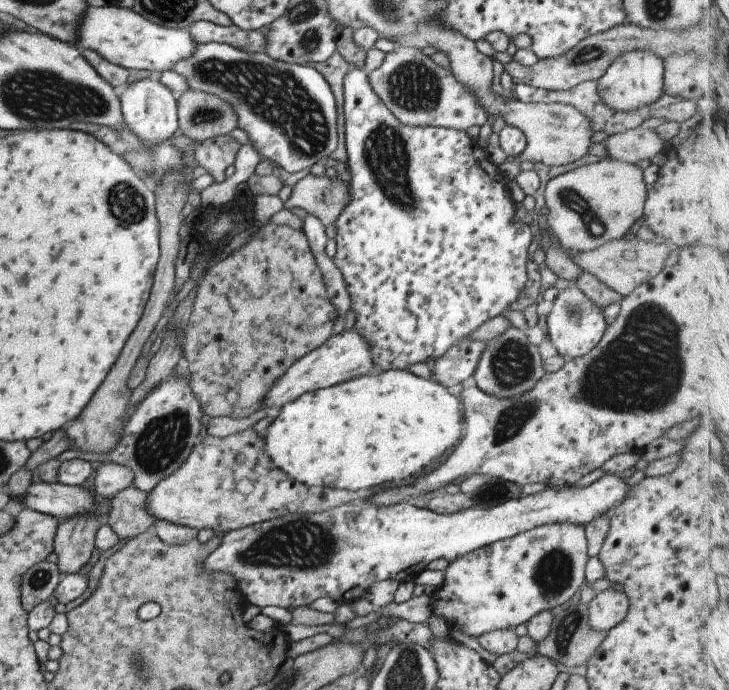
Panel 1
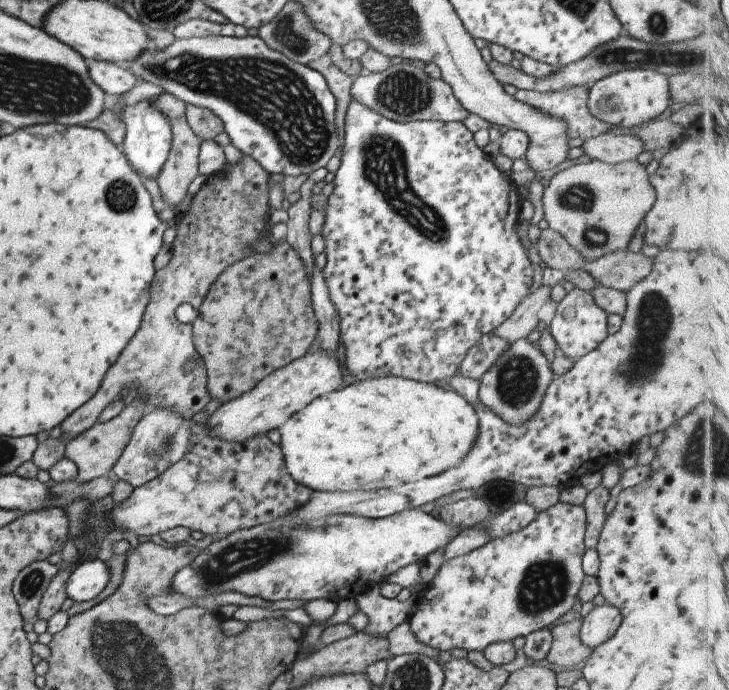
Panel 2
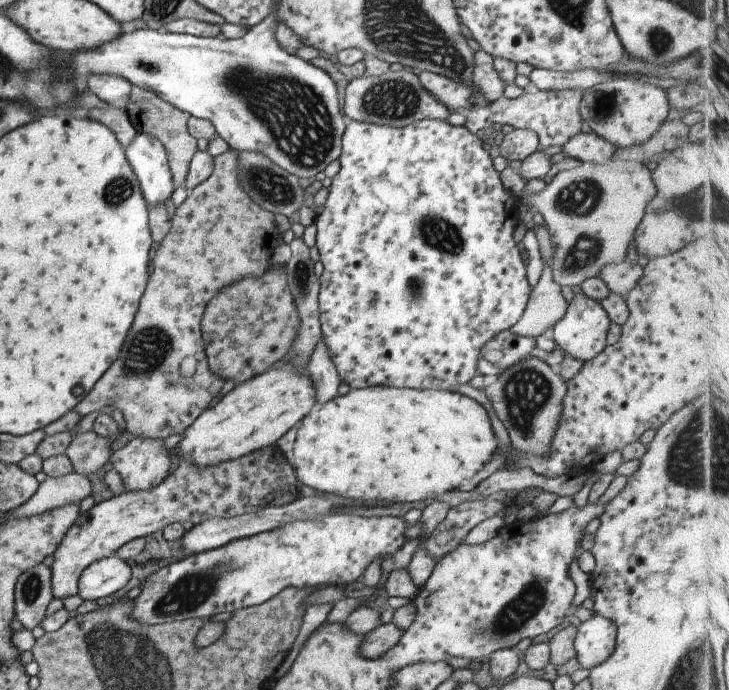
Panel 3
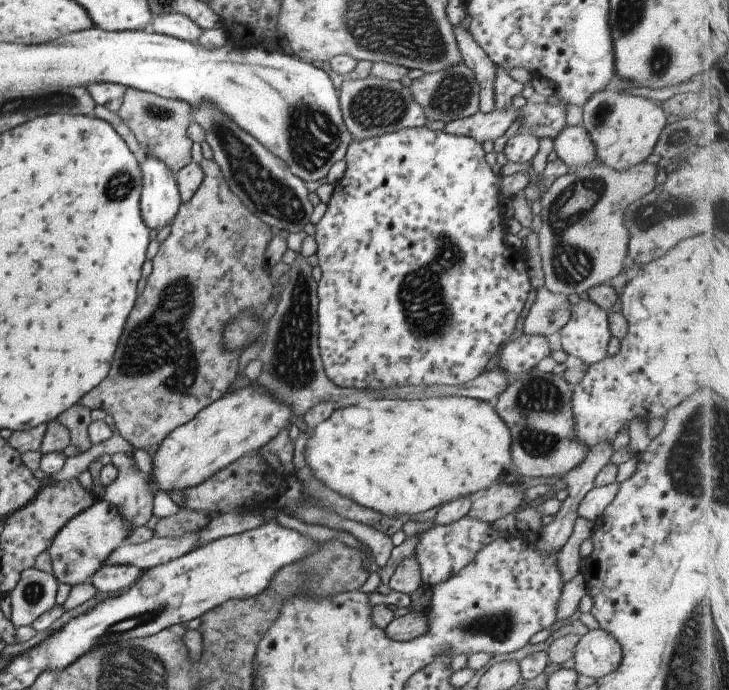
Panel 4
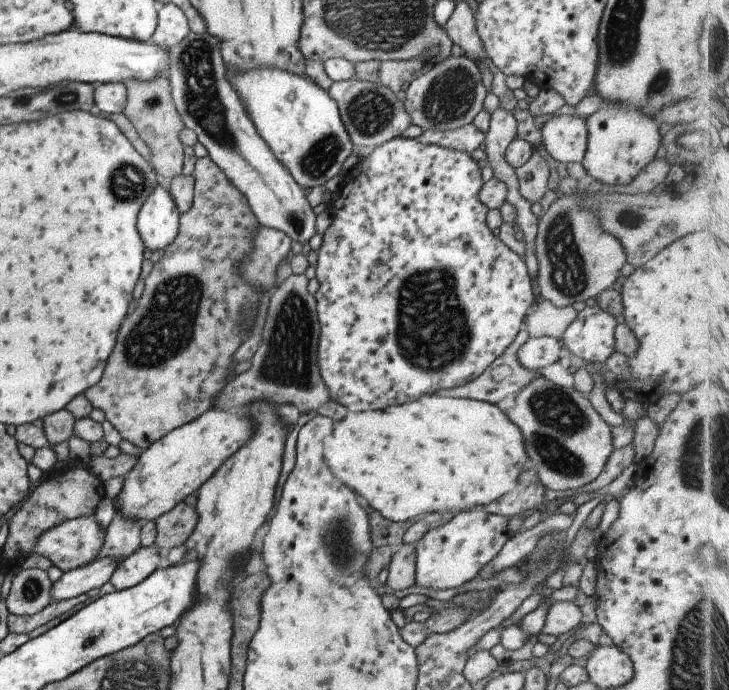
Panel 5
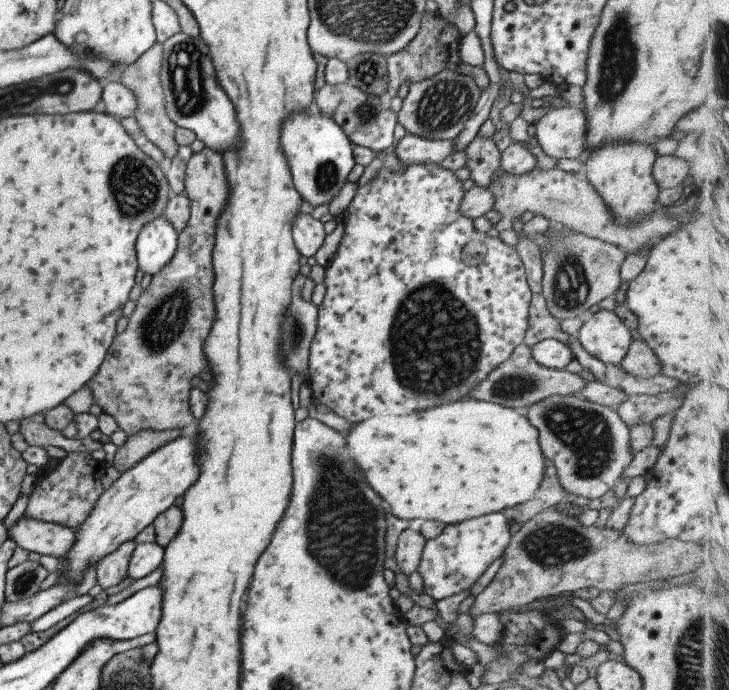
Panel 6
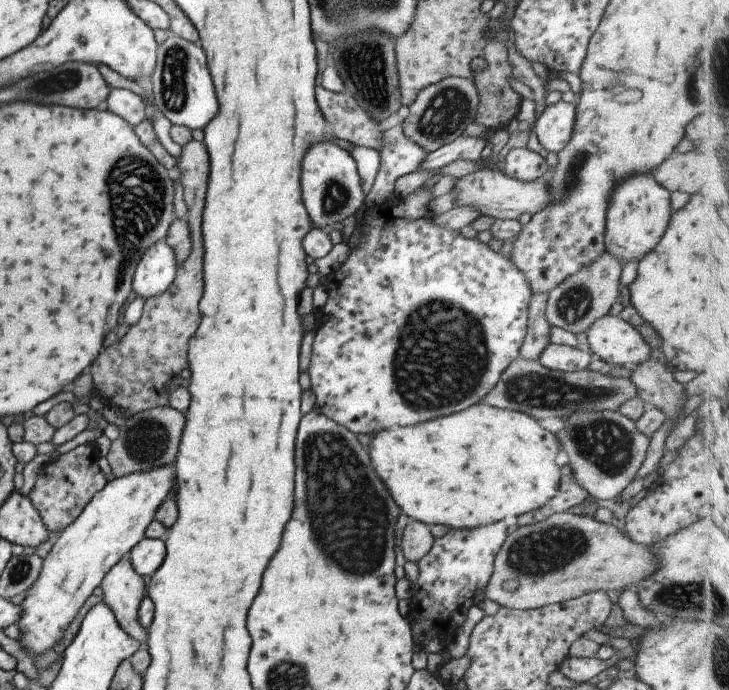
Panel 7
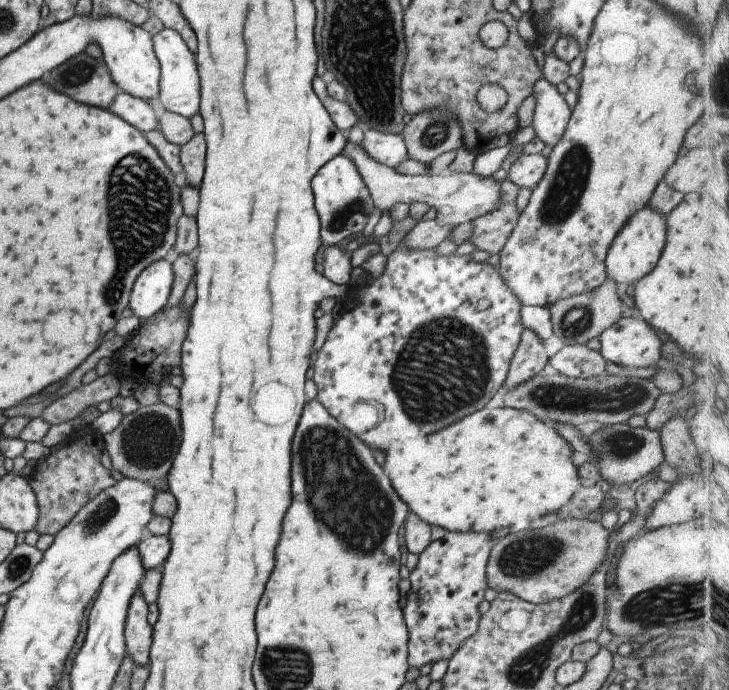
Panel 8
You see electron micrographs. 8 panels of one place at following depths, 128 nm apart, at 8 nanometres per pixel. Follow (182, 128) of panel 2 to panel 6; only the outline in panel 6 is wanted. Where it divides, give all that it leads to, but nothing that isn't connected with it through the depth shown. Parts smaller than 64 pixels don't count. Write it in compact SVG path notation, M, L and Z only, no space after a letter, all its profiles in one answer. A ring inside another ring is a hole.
M155 42L131 66L125 66L120 76L120 83L126 86L137 100L137 110L135 110L134 118L139 130L143 132L143 136L147 140L150 140L163 152L163 156L167 160L172 160L173 163L178 146L174 139L176 126L165 114L165 106L163 106L163 89L161 88L161 82L159 82L161 58L162 44Z

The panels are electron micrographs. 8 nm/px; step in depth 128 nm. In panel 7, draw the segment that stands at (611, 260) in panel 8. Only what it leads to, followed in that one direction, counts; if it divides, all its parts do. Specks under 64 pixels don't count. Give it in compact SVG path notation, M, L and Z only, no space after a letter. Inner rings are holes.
M633 174L617 182L609 194L605 210L605 230L602 239L605 252L621 260L621 266L631 260L641 260L651 252L663 236L672 209L668 192L663 190L651 175Z

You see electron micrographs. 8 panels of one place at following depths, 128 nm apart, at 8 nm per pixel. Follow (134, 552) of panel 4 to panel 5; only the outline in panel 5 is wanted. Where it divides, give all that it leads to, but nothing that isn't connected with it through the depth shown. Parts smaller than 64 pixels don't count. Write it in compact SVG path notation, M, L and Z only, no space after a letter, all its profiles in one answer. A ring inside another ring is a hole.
M99 558L97 562L87 564L87 566L63 572L59 579L51 582L51 602L59 600L71 600L72 598L84 596L84 593L91 588L103 586L111 576L113 569L119 560L115 558Z

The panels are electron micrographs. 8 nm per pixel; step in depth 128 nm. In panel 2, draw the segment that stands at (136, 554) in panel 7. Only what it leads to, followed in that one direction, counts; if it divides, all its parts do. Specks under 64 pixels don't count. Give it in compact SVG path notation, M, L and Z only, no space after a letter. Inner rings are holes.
M99 559L83 561L67 578L65 594L69 600L81 602L91 600L107 586L109 568Z

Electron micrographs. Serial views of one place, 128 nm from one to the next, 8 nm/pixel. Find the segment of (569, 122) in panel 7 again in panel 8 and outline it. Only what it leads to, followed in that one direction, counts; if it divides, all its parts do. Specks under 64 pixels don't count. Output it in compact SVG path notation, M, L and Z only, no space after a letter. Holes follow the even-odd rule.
M540 78L531 86L534 108L531 125L534 136L547 146L555 146L565 130L571 114L563 96L545 78Z

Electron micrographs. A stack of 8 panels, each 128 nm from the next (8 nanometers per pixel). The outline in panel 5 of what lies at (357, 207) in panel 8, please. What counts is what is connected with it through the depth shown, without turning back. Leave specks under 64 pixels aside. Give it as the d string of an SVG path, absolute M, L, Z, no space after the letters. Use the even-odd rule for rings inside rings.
M257 66L247 72L227 68L227 82L235 88L261 140L265 140L273 156L287 166L297 186L308 192L311 188L325 186L327 180L337 176L351 153L352 142L333 98L329 98L323 88L305 76L285 74L285 70L267 66Z

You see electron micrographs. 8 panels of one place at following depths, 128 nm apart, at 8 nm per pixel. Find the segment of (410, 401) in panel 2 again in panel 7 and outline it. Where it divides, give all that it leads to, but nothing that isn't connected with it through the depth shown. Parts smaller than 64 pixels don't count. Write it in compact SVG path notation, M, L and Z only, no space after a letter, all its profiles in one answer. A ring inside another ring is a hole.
M481 401L473 404L467 410L457 412L457 414L433 418L433 420L419 422L419 424L413 424L413 426L397 426L397 424L391 424L391 426L375 432L371 436L371 440L369 440L369 444L367 444L365 450L367 450L369 458L371 458L371 464L373 464L375 474L379 476L379 480L383 482L383 486L387 488L387 492L391 494L391 498L397 504L400 513L405 514L409 519L425 523L428 526L443 524L448 529L465 530L499 521L514 521L518 516L525 514L525 512L531 512L541 506L545 506L547 502L551 502L557 496L559 478L561 478L561 468L555 463L555 456L561 448L559 448L559 442L557 442L555 435L541 427L539 422L528 414L511 409L491 407Z

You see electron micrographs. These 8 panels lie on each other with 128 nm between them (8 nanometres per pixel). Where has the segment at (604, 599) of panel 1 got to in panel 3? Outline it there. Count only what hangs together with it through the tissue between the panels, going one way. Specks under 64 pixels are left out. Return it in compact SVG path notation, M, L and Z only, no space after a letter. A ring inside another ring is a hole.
M593 615L580 623L573 640L579 668L589 670L611 656L615 646L615 630L615 626L602 616Z

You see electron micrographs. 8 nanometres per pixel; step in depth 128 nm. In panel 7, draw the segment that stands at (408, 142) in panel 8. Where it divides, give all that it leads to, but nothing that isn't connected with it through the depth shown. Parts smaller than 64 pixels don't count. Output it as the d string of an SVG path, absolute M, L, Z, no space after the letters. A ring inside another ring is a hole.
M449 77L419 90L415 100L408 106L409 114L401 127L407 140L421 146L425 152L433 152L441 146L455 142L463 130L473 122L477 108L477 92L471 80Z

